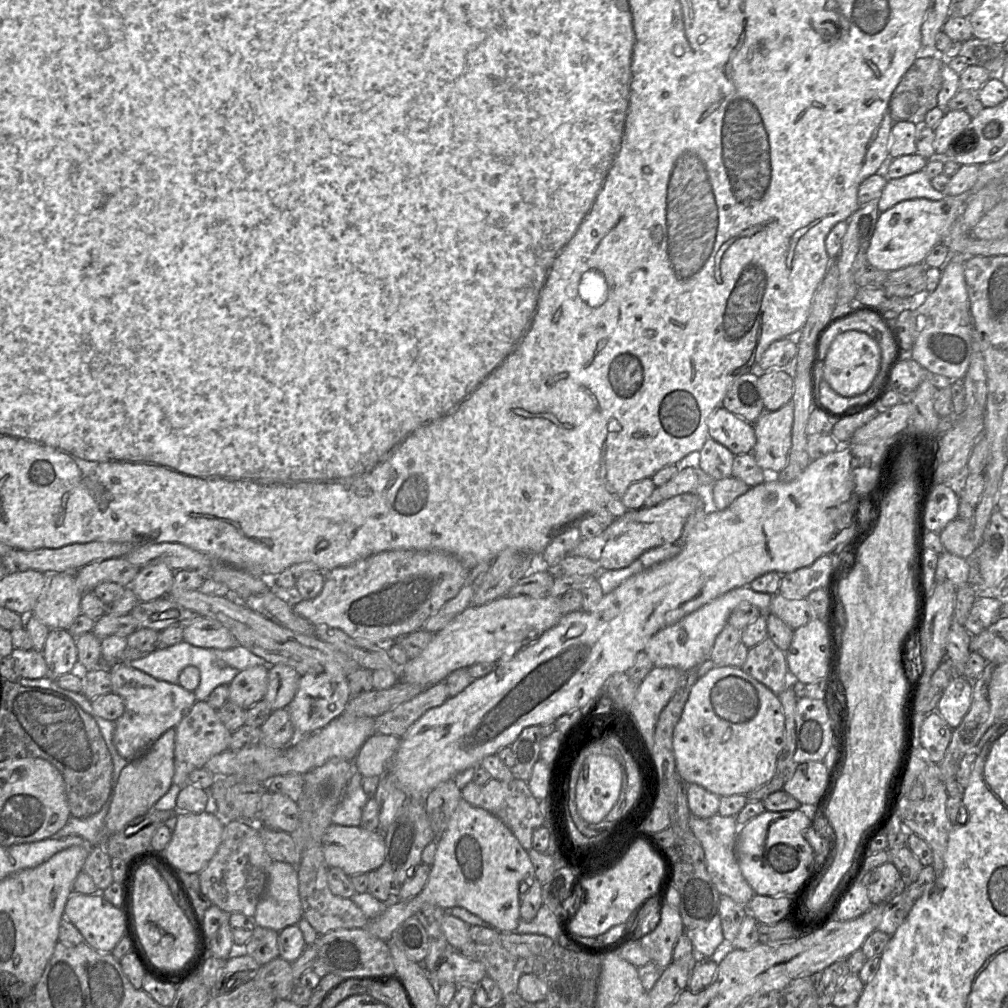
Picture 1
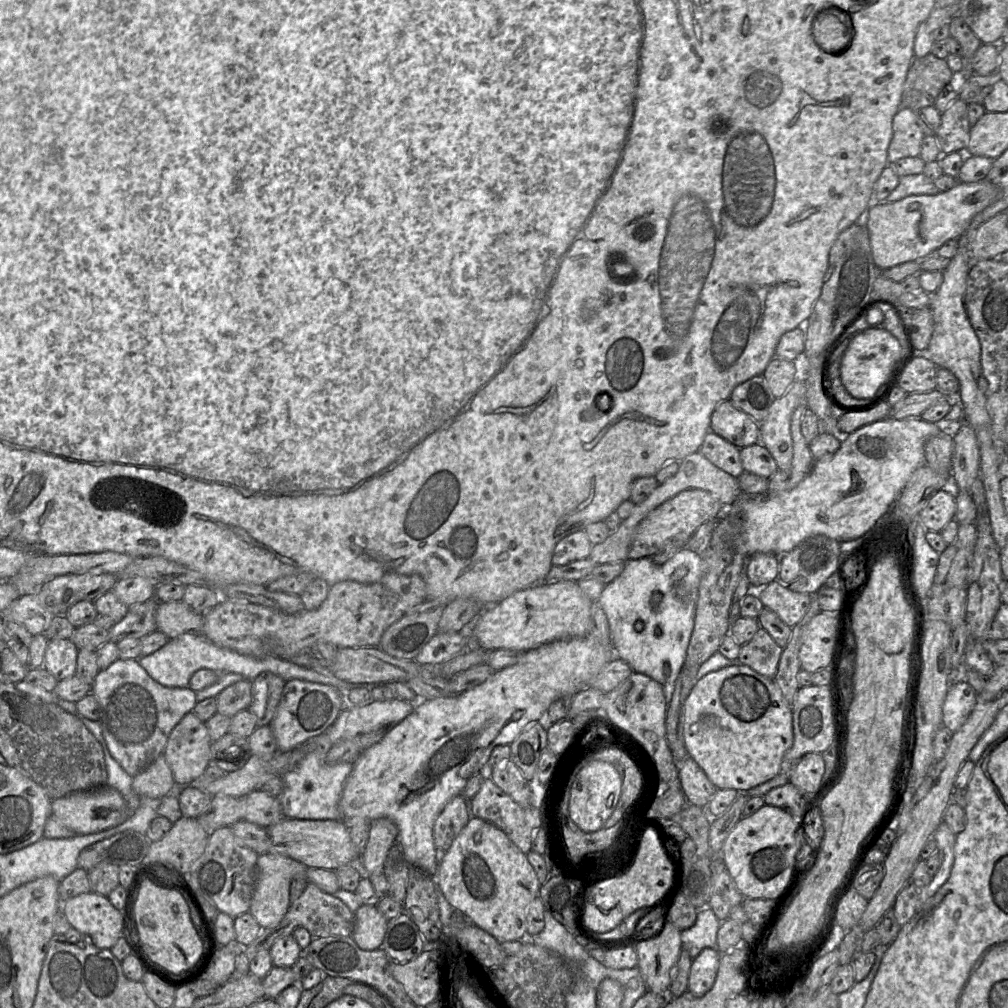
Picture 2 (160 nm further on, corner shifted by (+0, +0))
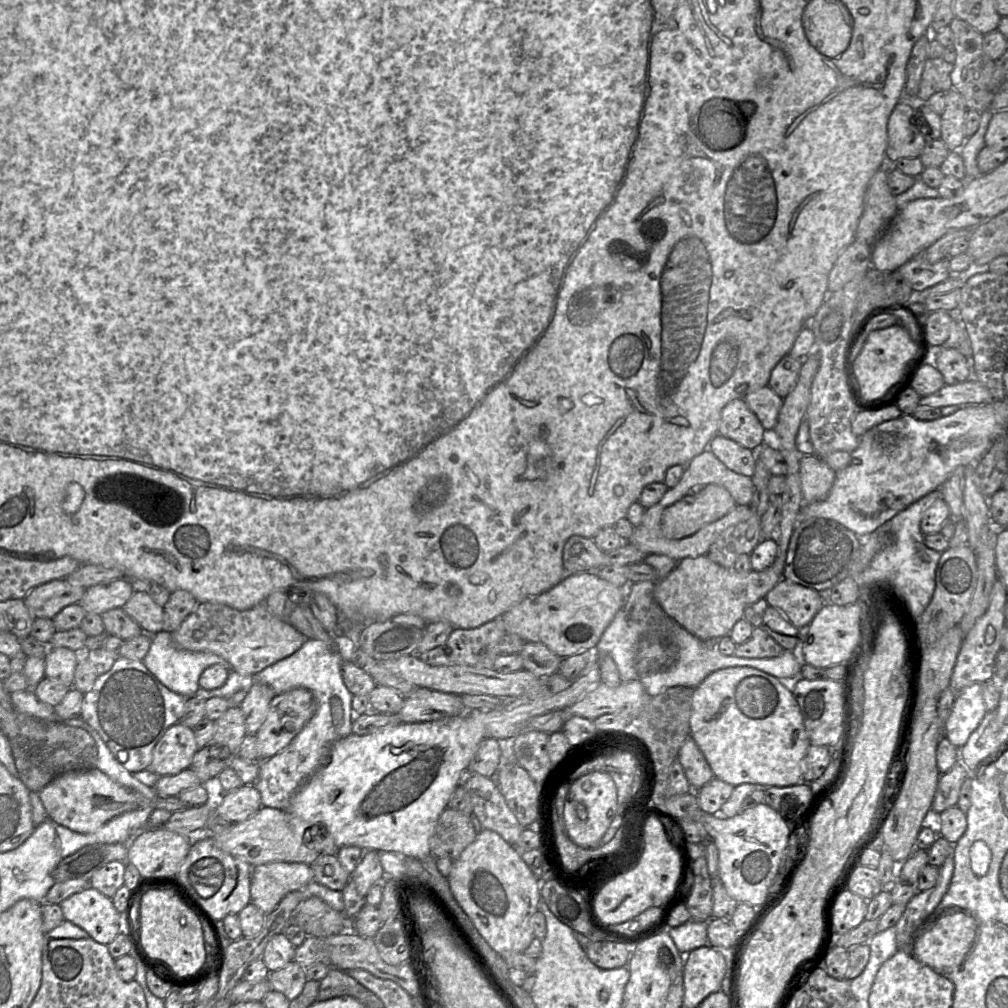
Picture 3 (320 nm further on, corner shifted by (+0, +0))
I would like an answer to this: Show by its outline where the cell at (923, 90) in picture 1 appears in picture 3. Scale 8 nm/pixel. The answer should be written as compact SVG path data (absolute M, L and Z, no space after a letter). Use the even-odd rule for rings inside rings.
M942 57L928 58L924 64L914 102L926 102L936 92L952 89L950 75L952 70L953 64L946 62Z

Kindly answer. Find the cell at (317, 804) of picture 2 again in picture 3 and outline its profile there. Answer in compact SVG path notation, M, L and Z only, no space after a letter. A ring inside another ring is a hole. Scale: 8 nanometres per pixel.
M336 633L331 642L308 638L295 653L277 661L253 676L254 681L268 685L274 691L275 695L295 688L305 688L312 692L318 703L316 713L295 738L283 750L260 763L259 775L255 782L255 787L260 792L262 806L287 809L298 789L325 762L331 746L336 741L352 733L352 723L355 717L352 710L353 694L351 694L344 684L341 670L345 661L354 661L354 655L357 649L358 642L355 643L351 638Z

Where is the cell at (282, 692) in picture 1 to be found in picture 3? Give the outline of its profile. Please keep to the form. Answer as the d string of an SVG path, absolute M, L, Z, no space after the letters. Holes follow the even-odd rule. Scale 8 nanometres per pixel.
M254 681L249 693L239 705L245 717L247 734L257 733L274 696L274 691L268 685Z

